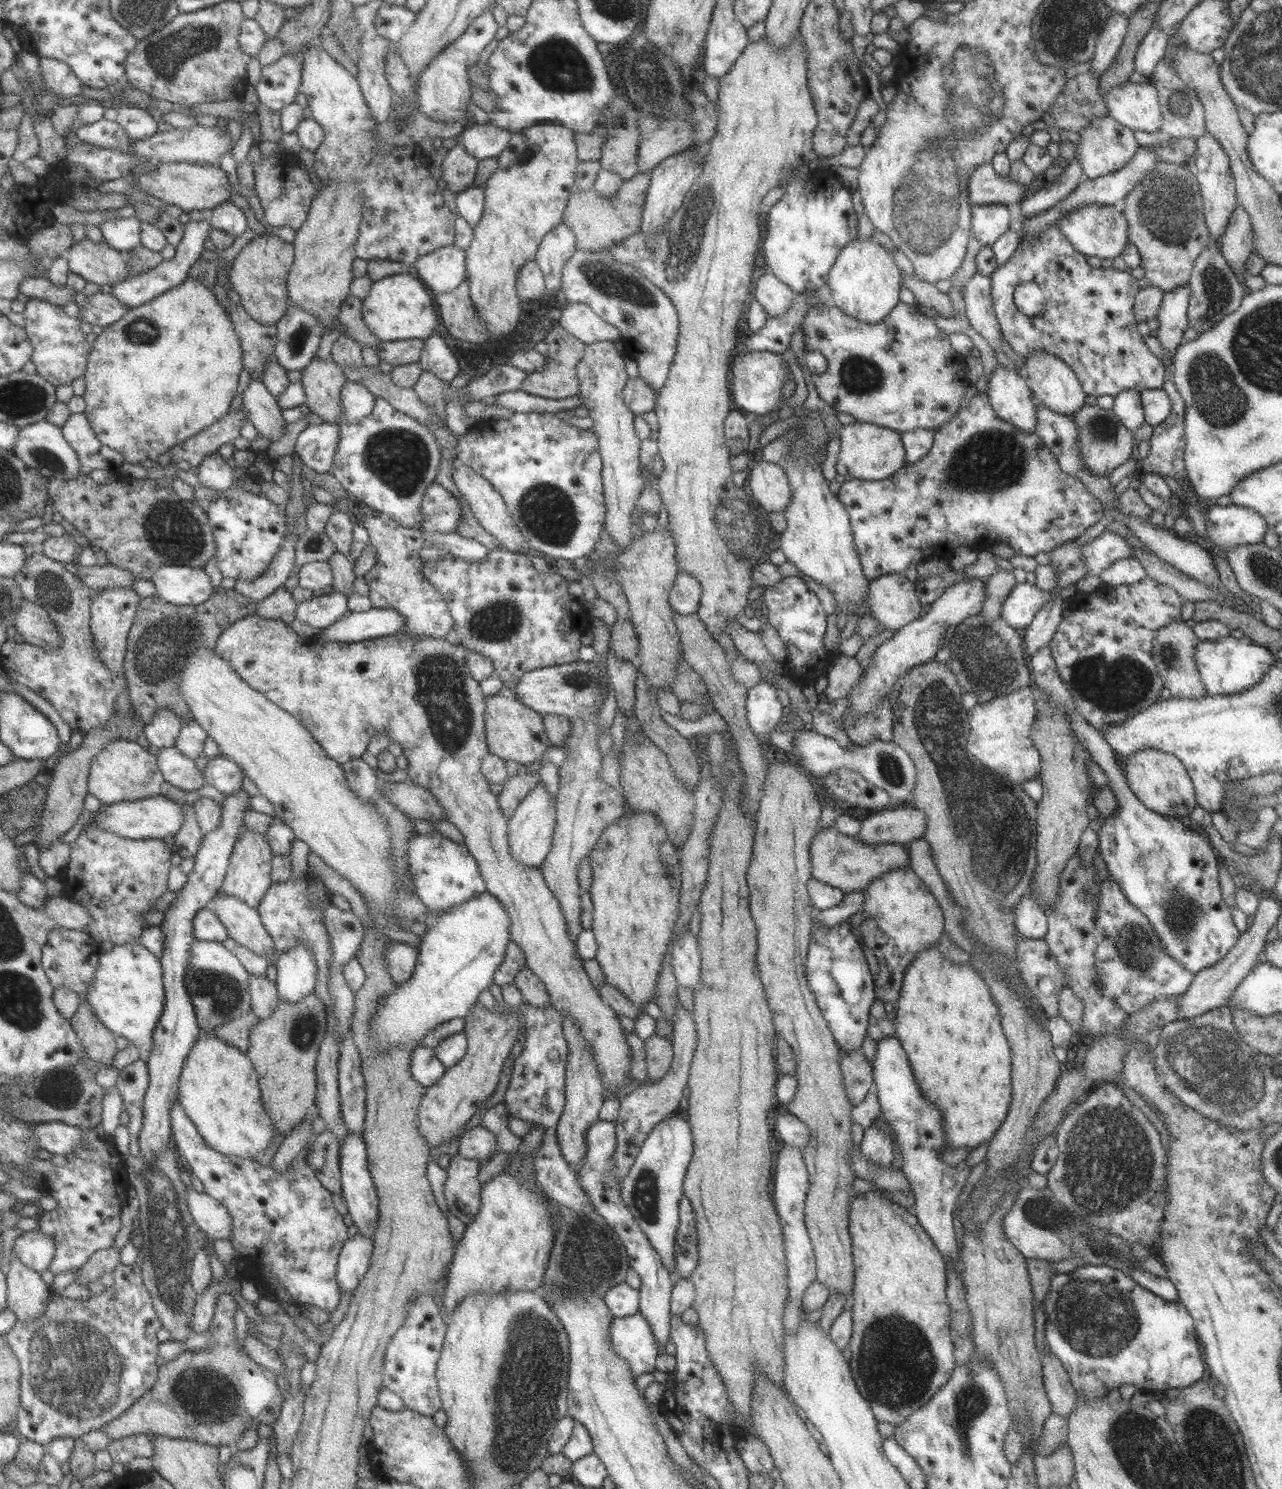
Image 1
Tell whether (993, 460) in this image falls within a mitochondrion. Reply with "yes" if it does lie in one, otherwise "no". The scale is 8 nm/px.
yes

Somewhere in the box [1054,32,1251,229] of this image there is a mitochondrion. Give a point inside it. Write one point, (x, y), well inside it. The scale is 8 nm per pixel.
(1179, 103)

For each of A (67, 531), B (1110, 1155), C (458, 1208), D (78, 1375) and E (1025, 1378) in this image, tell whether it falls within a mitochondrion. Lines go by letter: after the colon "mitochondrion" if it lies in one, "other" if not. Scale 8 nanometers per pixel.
A: other
B: mitochondrion
C: other
D: mitochondrion
E: other

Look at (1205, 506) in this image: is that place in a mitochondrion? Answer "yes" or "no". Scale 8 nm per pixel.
no

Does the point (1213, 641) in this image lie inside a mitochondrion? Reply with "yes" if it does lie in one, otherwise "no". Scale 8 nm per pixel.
no

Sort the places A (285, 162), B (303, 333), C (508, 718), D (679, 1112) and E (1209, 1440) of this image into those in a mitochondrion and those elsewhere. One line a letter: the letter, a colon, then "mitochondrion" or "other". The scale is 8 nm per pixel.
A: other
B: mitochondrion
C: other
D: other
E: mitochondrion

